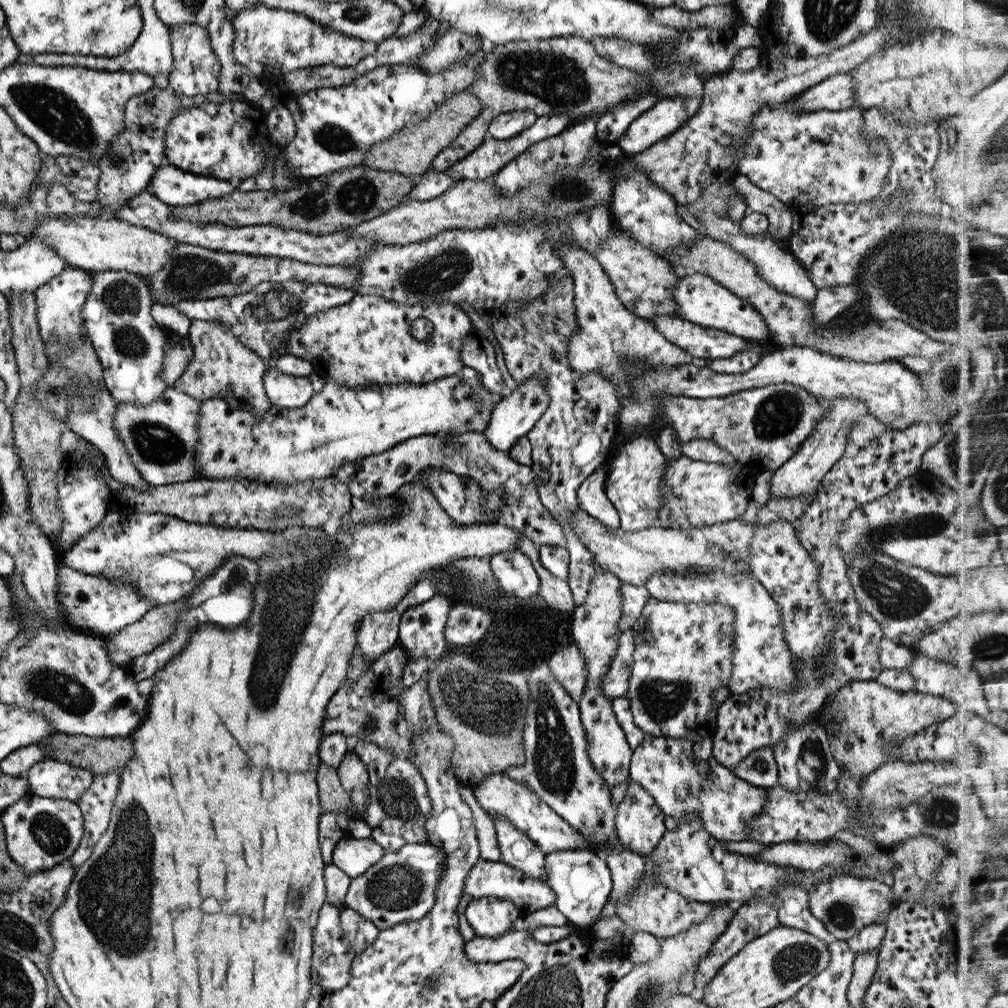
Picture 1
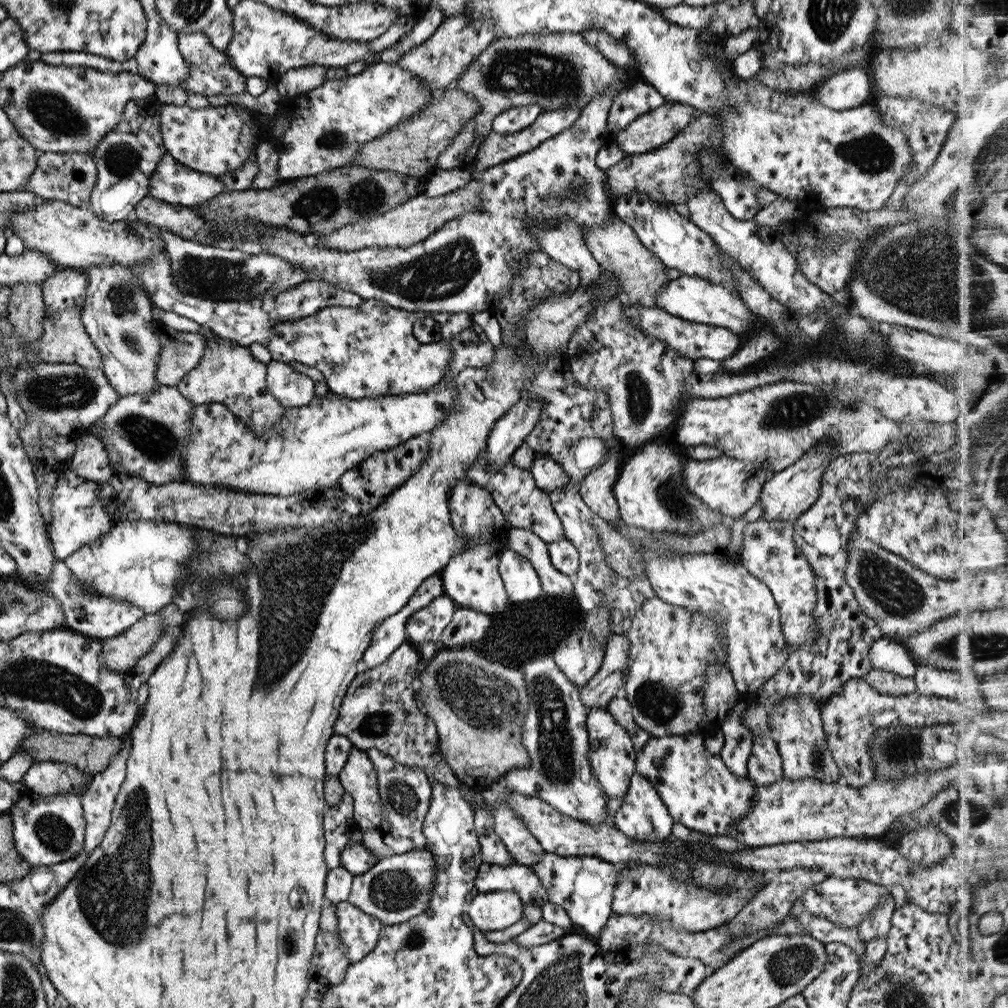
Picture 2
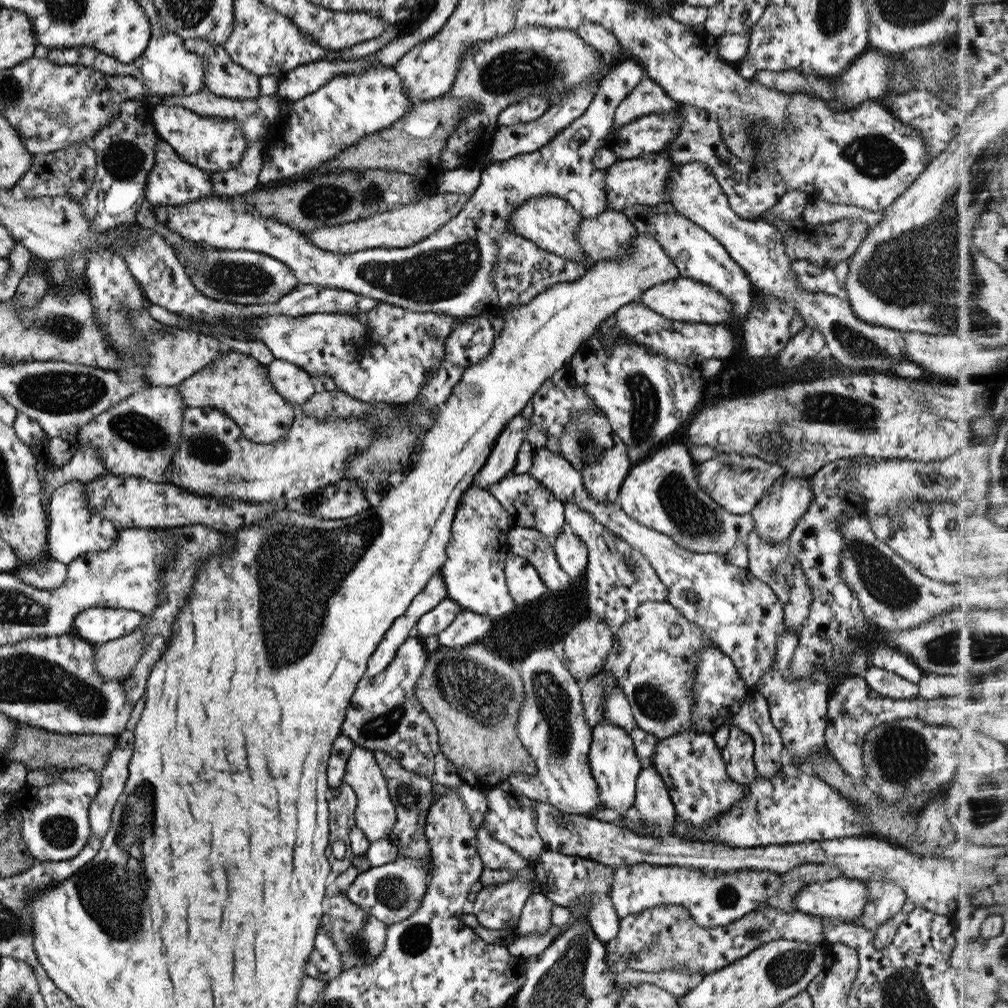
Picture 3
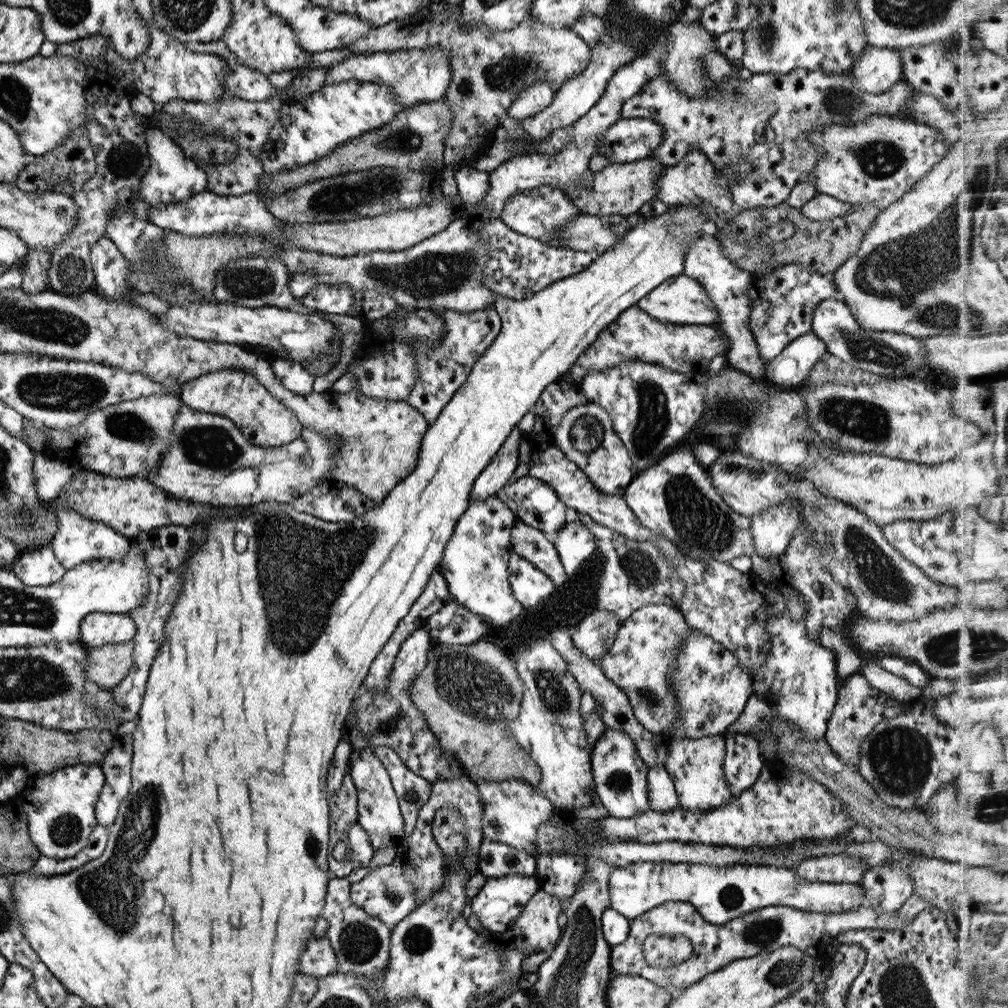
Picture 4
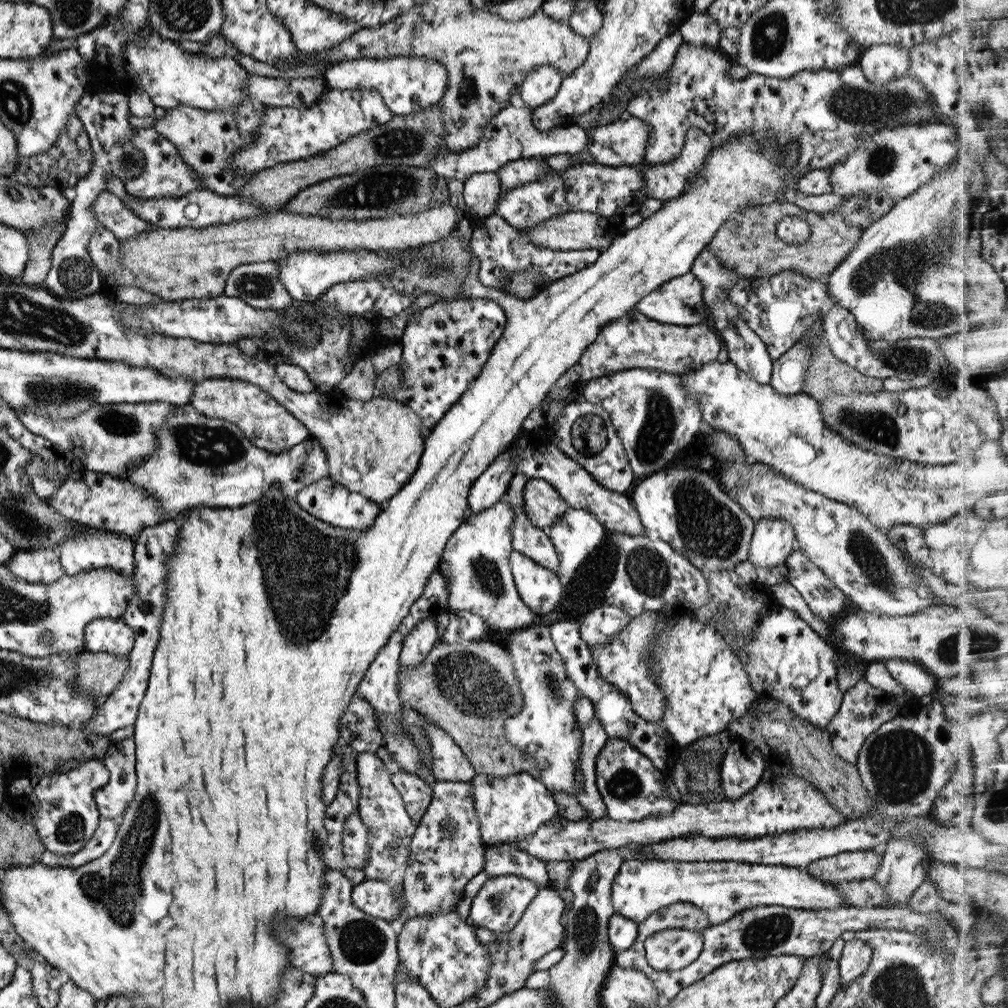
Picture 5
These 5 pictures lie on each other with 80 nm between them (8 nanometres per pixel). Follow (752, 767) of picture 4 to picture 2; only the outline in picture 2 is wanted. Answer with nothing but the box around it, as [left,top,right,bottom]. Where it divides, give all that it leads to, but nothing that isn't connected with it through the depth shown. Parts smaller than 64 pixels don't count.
[716,703,754,778]

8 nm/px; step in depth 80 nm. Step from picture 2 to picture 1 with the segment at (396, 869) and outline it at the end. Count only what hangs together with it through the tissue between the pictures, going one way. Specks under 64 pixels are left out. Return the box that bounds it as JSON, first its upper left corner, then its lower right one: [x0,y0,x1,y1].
[343,843,446,930]

